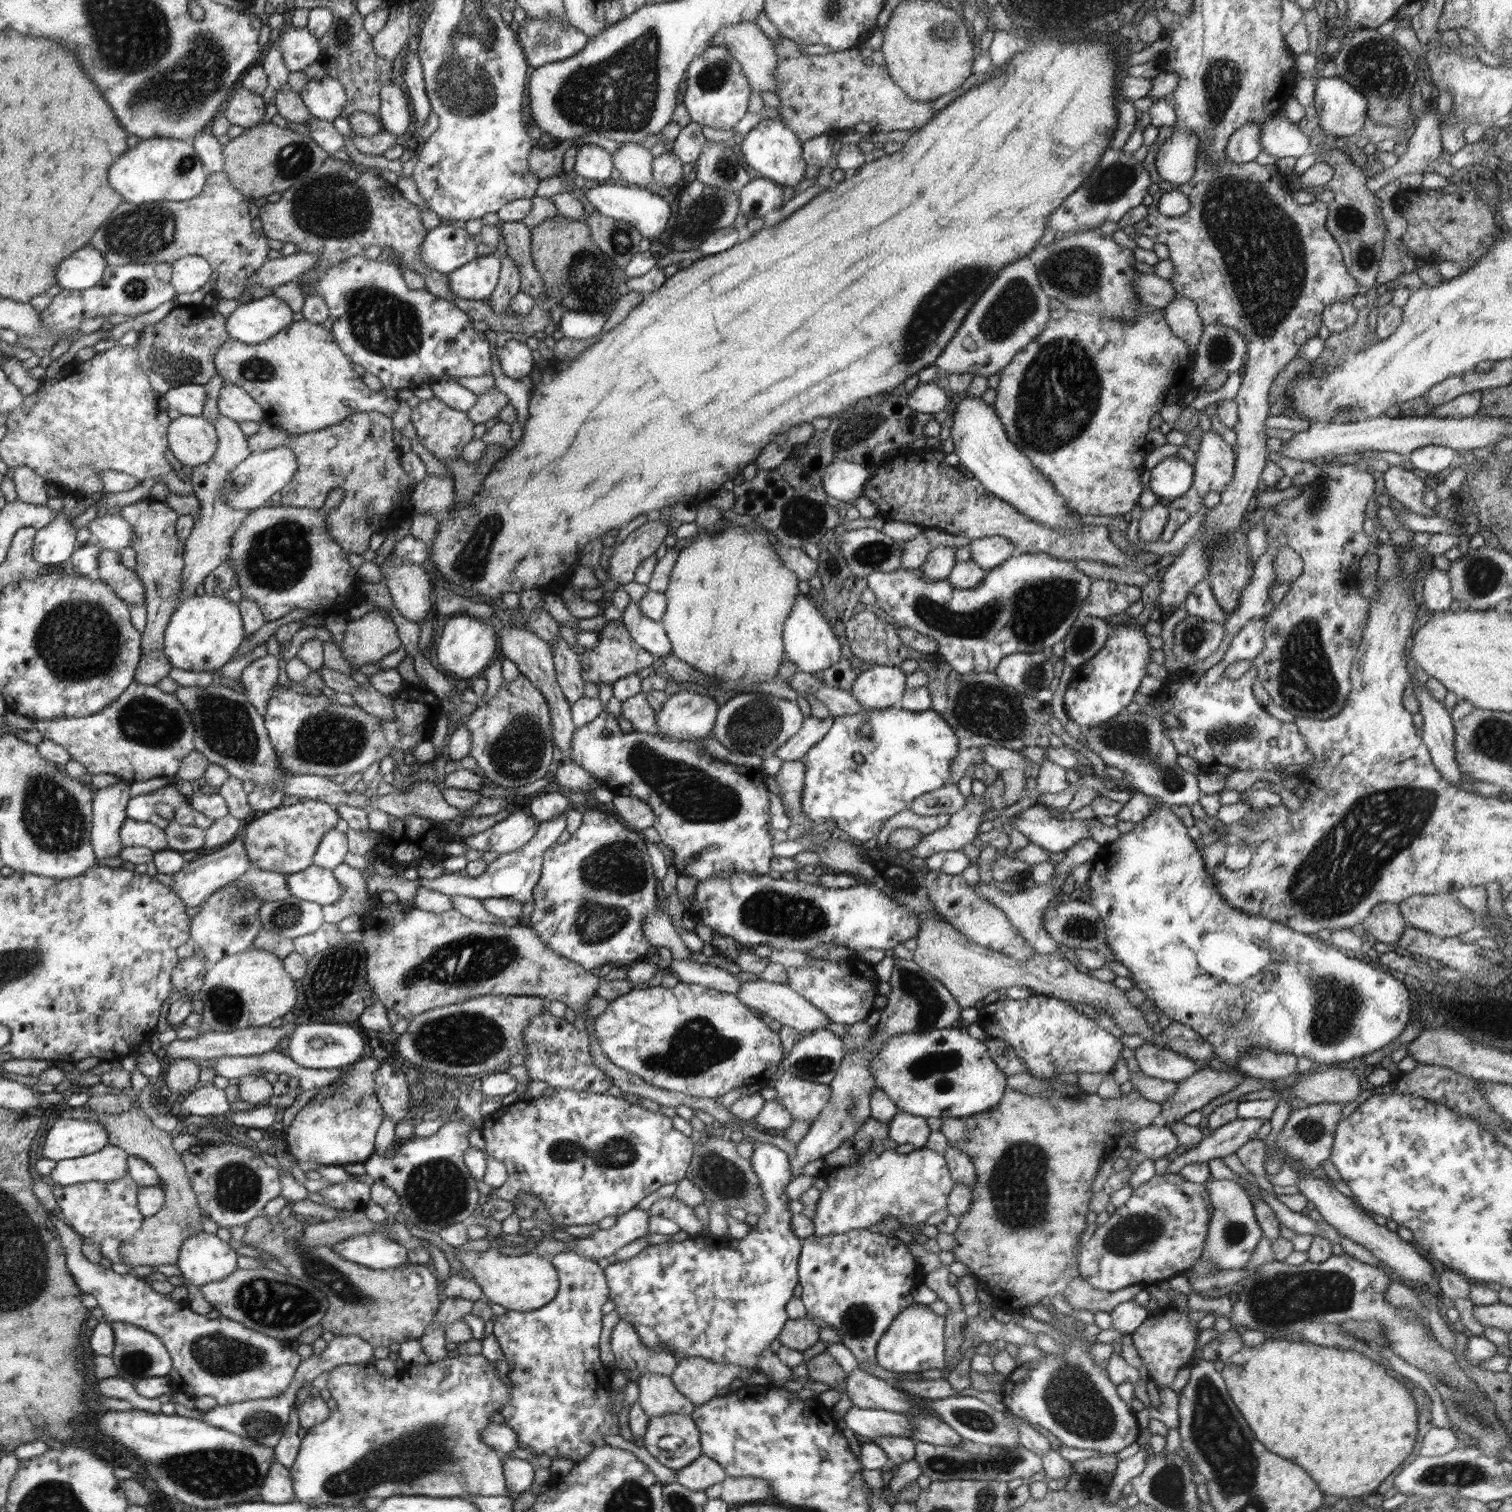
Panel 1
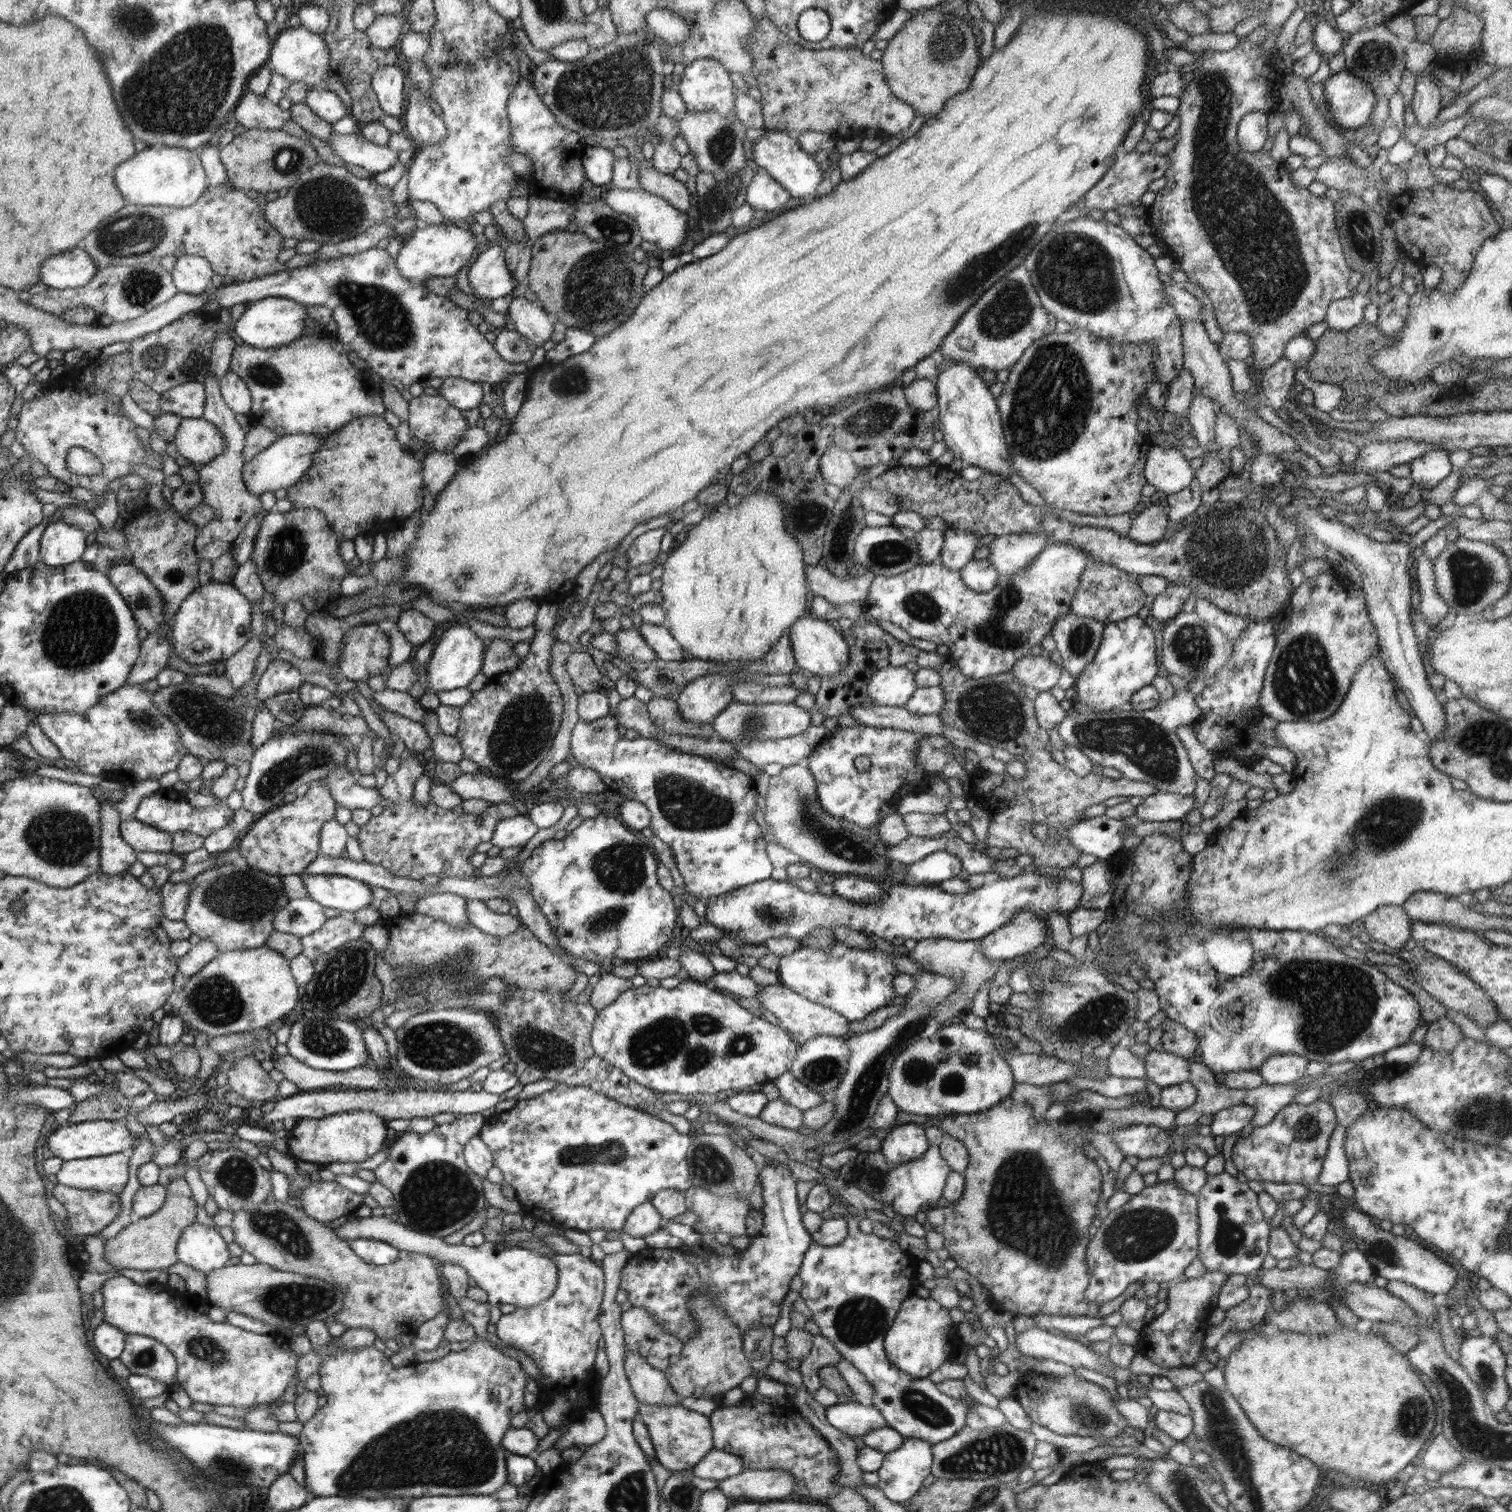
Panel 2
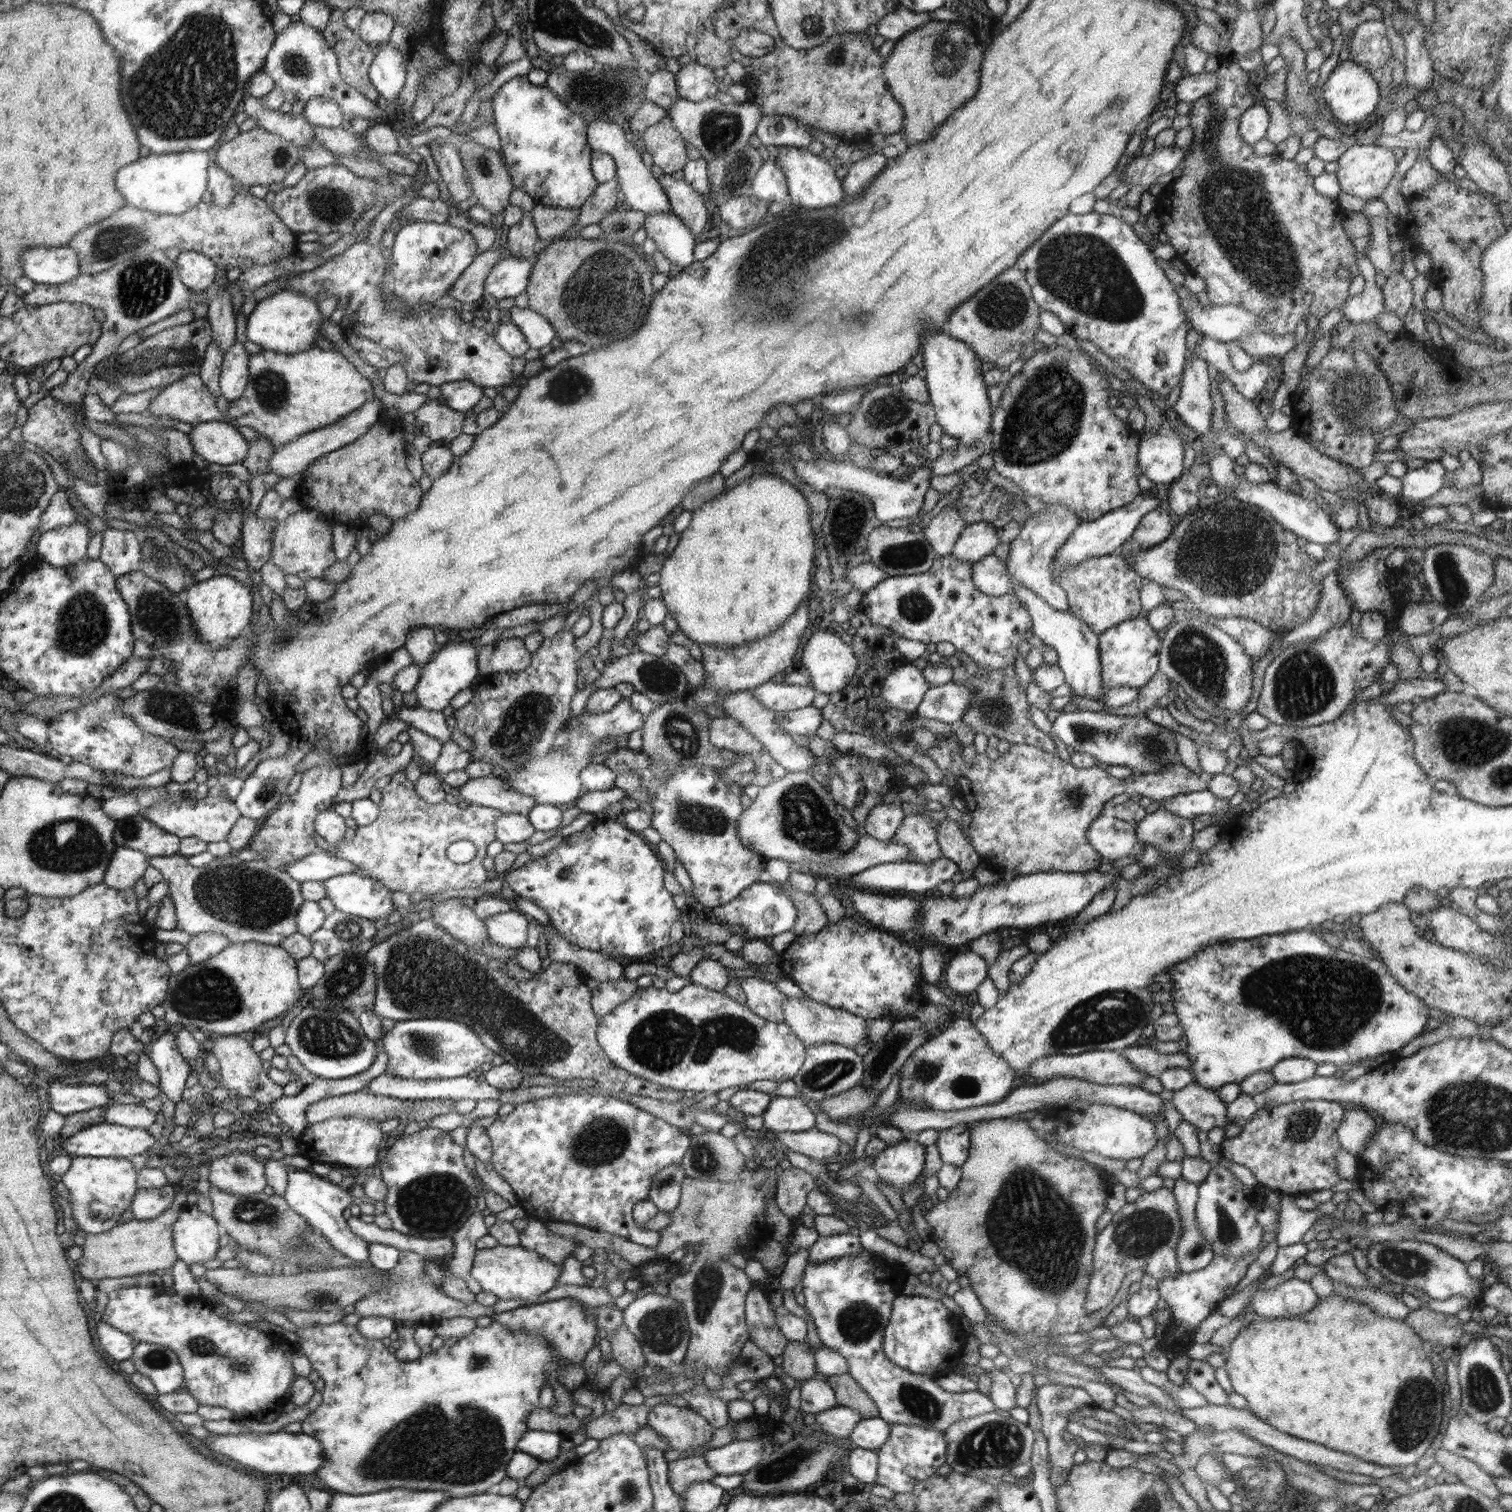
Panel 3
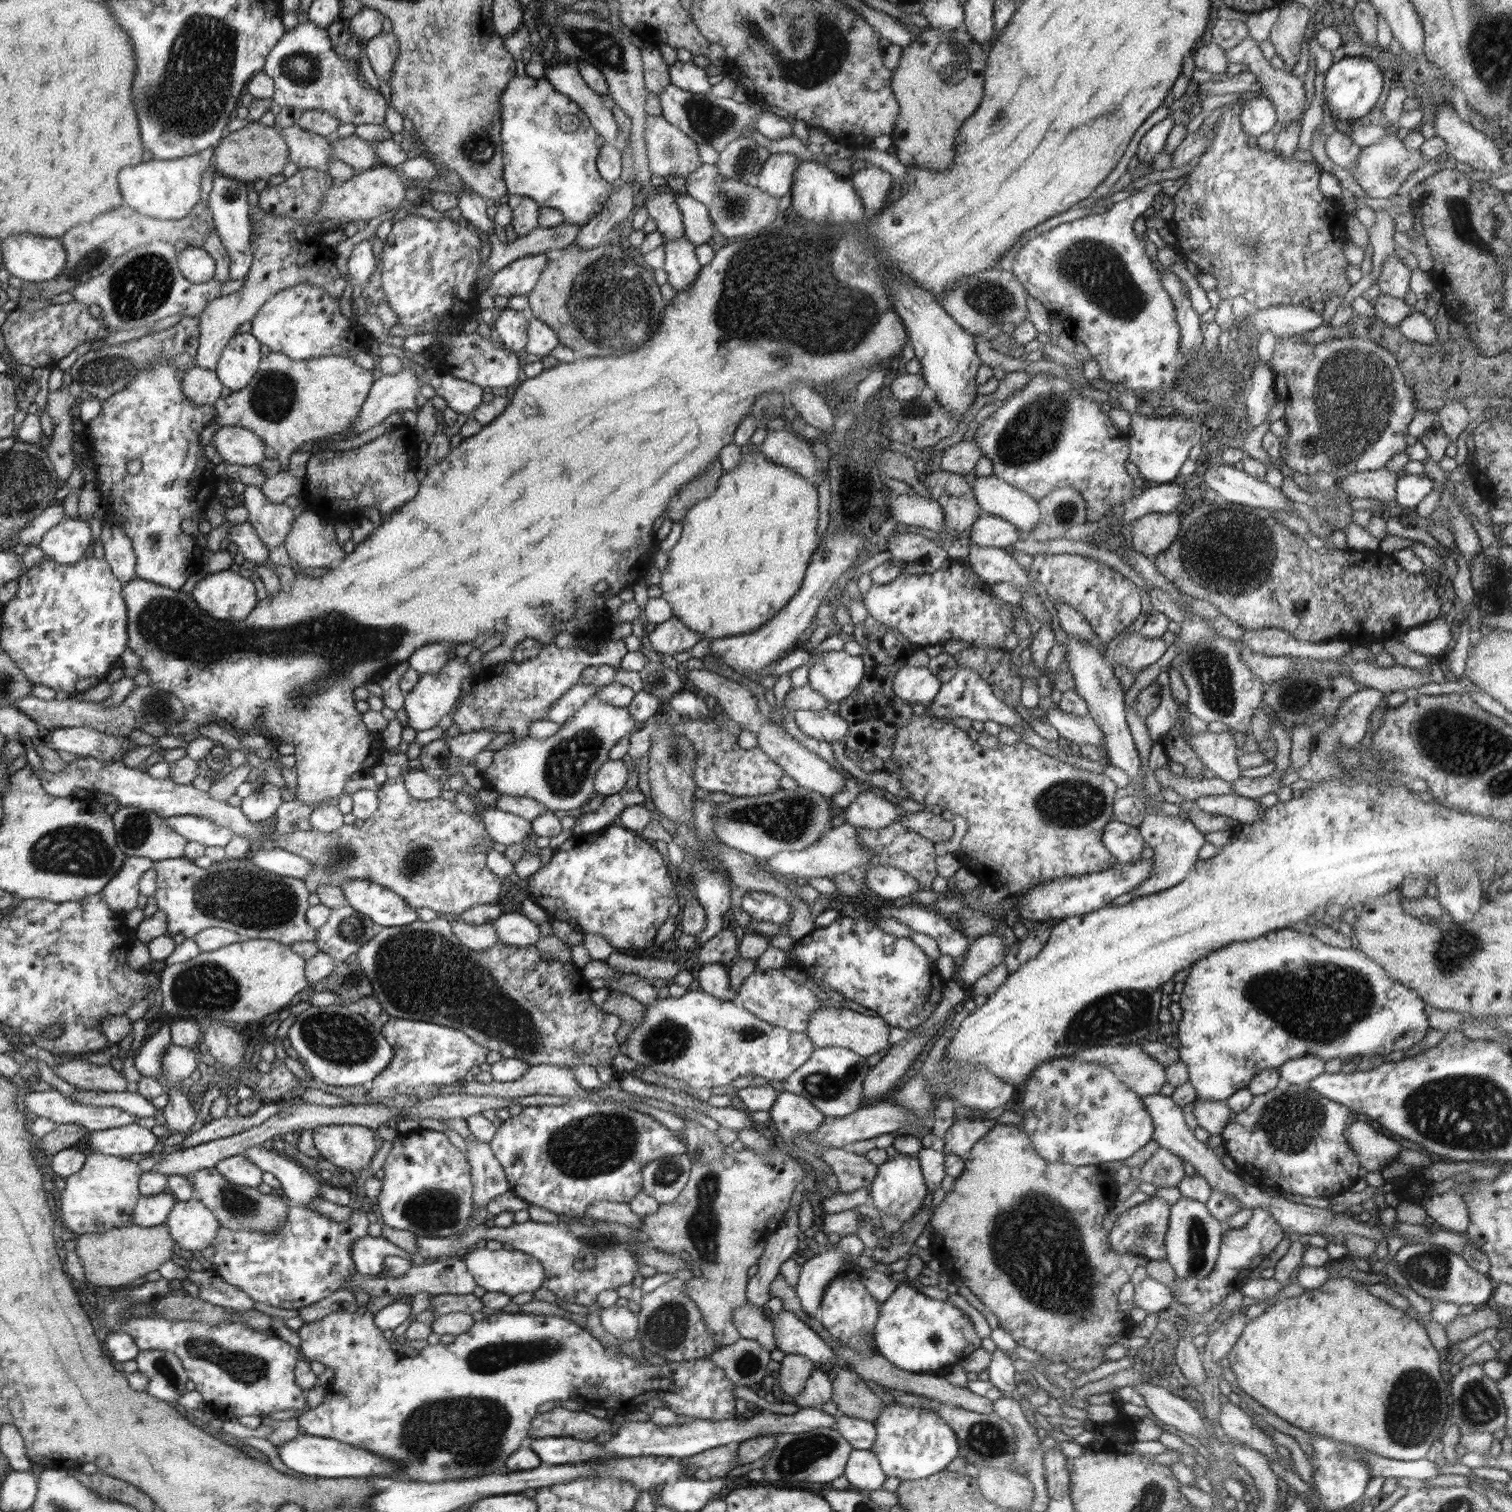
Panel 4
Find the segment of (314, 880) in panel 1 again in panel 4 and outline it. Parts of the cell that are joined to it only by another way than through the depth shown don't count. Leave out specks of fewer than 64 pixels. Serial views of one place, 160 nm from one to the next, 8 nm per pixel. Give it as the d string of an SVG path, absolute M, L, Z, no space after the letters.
M352 879L339 887L348 905L381 927L399 927L418 920L415 908L381 884L364 879Z

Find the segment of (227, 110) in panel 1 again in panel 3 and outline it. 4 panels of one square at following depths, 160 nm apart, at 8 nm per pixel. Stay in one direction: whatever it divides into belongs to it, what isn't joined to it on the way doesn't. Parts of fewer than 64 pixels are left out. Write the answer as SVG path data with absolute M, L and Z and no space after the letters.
M252 95L244 99L244 106L241 106L241 110L246 112L248 118L256 120L256 127L288 139L301 150L306 148L310 138L314 138L313 126L303 114L295 115L269 109L265 107L261 98Z

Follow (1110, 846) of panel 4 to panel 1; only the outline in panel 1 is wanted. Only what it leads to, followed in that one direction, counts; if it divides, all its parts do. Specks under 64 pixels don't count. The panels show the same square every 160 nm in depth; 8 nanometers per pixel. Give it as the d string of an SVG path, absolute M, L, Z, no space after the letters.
M1042 804L1031 806L1010 820L1012 828L1048 853L1068 850L1083 838L1090 837L1087 823L1087 820L1059 819Z

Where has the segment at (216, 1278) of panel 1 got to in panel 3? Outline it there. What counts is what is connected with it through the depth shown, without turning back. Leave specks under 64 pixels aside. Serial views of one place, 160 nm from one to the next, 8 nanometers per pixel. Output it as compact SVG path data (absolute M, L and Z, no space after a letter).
M197 1205L180 1208L174 1224L175 1250L178 1258L188 1265L212 1260L218 1252L219 1222L213 1216L200 1212Z

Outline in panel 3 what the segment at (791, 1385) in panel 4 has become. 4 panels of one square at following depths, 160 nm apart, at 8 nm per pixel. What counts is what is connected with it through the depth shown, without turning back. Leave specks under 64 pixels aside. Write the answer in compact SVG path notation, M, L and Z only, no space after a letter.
M790 1341L782 1354L784 1372L796 1382L814 1378L814 1355L808 1344Z

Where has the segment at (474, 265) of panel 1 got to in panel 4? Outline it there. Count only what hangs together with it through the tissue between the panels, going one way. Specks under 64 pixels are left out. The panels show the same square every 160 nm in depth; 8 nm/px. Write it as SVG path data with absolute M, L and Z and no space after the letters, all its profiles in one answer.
M546 254L531 255L514 260L506 268L492 275L487 290L491 295L524 296L527 295L538 282L542 270L548 262Z

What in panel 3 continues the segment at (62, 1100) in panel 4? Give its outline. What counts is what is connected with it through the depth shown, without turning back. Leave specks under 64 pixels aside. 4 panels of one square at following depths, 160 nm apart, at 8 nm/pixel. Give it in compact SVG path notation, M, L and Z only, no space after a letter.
M140 1103L110 1104L106 1108L105 1121L115 1125L148 1129L157 1123L157 1114Z

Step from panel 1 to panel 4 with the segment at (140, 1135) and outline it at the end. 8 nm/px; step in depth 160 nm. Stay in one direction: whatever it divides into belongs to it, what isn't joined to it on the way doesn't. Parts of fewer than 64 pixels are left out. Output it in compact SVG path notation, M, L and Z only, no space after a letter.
M133 1225L114 1228L102 1234L80 1234L76 1236L76 1254L82 1264L89 1287L119 1288L148 1272L158 1270L161 1264L172 1258L175 1239L166 1230L166 1225L144 1228Z

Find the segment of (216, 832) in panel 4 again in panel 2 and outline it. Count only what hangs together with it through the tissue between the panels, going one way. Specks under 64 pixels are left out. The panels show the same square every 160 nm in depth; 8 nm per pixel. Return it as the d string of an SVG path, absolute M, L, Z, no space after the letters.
M160 787L156 792L150 796L144 796L134 812L134 819L140 820L142 823L158 827L162 830L171 832L193 832L198 836L206 838L219 828L228 826L233 820L234 811L232 811L226 802L218 800L216 805L206 808L193 808L188 804L185 795L170 787Z

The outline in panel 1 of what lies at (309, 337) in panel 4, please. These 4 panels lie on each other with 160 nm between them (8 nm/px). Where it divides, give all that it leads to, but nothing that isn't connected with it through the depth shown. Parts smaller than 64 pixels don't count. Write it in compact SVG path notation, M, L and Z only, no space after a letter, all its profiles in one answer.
M271 294L246 303L239 302L236 310L226 318L226 331L228 331L230 339L258 345L274 338L291 324L292 310L288 308L288 304Z

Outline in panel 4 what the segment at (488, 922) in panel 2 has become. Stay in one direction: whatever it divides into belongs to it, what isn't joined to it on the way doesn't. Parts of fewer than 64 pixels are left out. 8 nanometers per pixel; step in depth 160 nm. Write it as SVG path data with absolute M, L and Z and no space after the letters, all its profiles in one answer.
M516 912L502 913L492 925L498 931L499 941L508 945L527 947L542 936L539 925Z

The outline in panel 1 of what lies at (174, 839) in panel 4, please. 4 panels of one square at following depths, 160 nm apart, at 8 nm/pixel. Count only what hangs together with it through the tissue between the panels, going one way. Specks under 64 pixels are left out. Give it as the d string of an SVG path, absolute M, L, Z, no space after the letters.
M126 818L119 835L124 847L141 846L154 852L169 848L166 831L150 822L137 822L135 819Z

